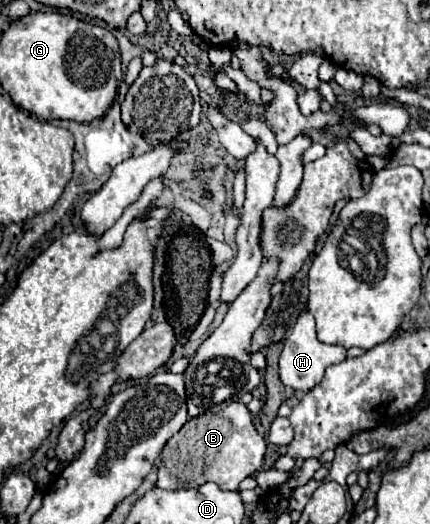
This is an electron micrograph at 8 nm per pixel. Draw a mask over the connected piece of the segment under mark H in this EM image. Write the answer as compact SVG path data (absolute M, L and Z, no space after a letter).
M303 311L297 321L289 327L283 339L283 351L279 357L279 375L285 387L291 387L295 391L311 391L321 379L327 367L345 361L347 349L339 345L325 345L317 339L315 333L315 319L309 311Z

